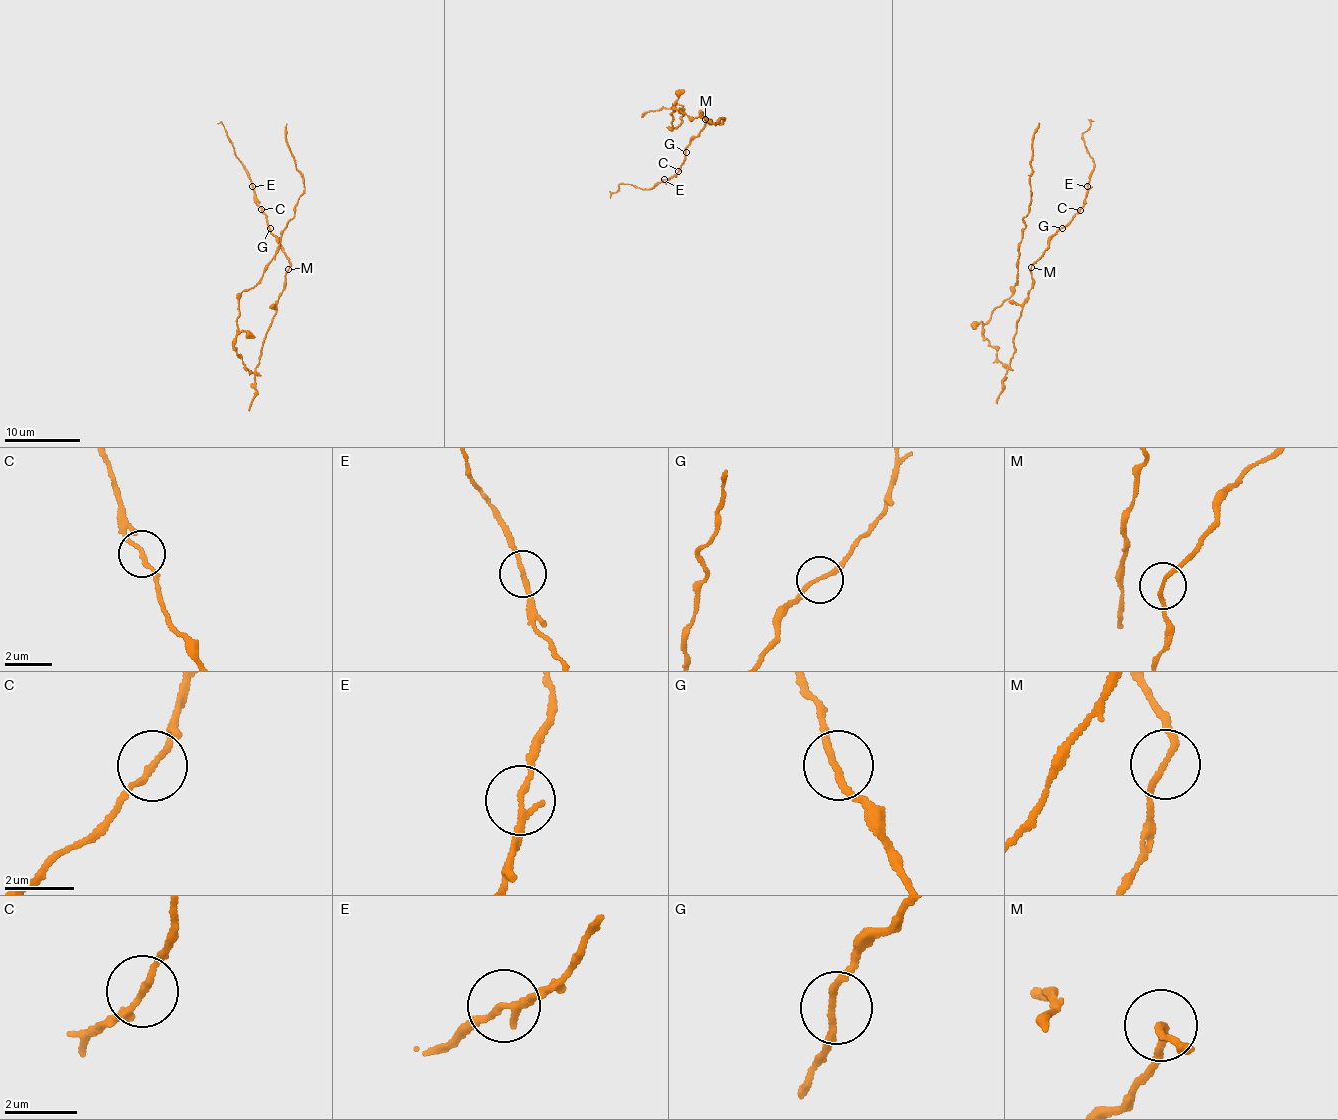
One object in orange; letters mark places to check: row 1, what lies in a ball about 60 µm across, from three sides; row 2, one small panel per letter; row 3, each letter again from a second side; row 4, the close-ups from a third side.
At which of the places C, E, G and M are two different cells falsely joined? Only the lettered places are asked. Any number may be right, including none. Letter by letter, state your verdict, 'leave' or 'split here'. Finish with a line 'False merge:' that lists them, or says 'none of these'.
C: leave
E: split here
G: leave
M: split here
False merge: E, M

